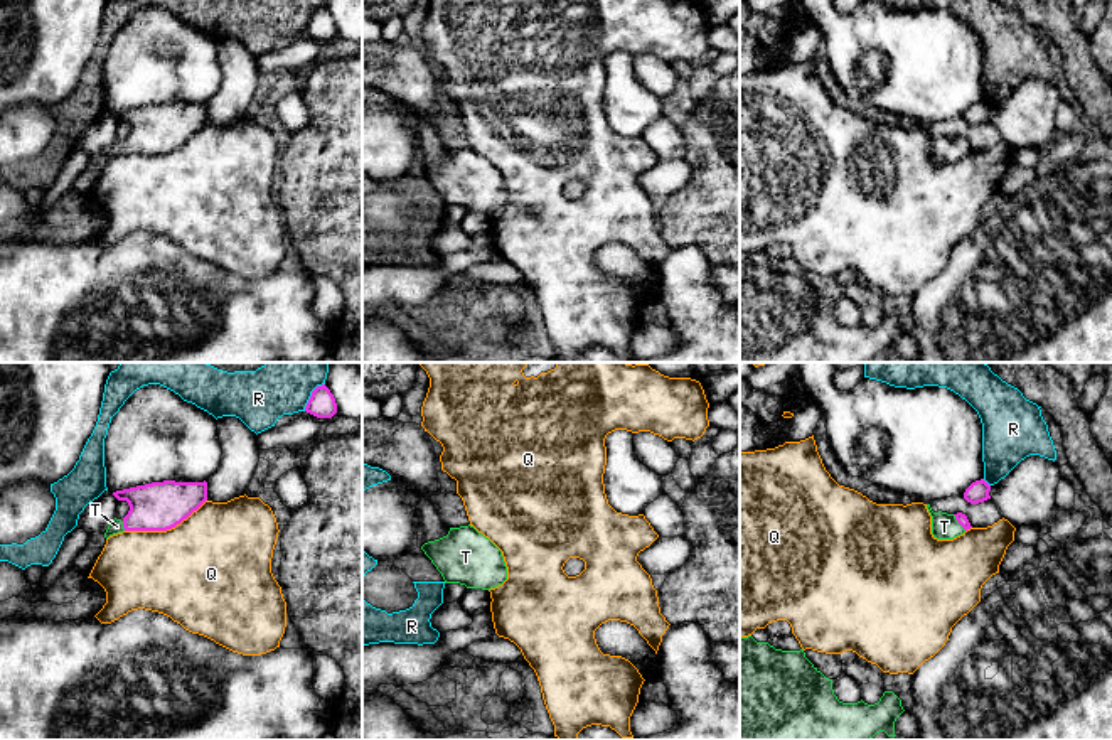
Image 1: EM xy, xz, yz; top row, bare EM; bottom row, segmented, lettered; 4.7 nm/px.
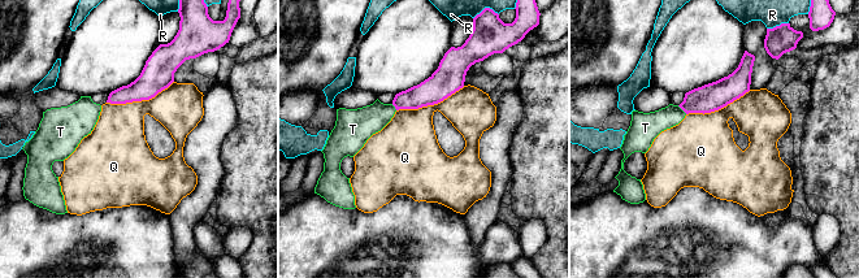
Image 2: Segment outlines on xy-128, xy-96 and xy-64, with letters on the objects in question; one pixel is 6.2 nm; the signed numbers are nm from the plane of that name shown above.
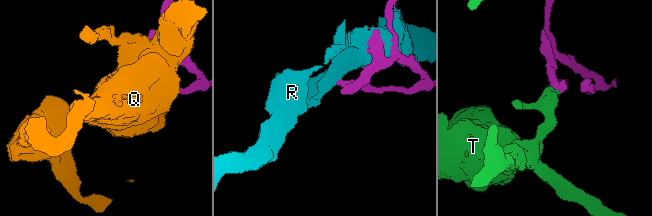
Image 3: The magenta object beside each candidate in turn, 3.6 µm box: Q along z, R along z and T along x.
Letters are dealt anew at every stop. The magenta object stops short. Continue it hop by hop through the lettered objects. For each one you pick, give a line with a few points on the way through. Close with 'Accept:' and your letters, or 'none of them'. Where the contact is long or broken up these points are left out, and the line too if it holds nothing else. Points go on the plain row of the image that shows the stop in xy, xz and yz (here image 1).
T: runs through yz (961, 140), (959, 145), (944, 149)
Accept: T

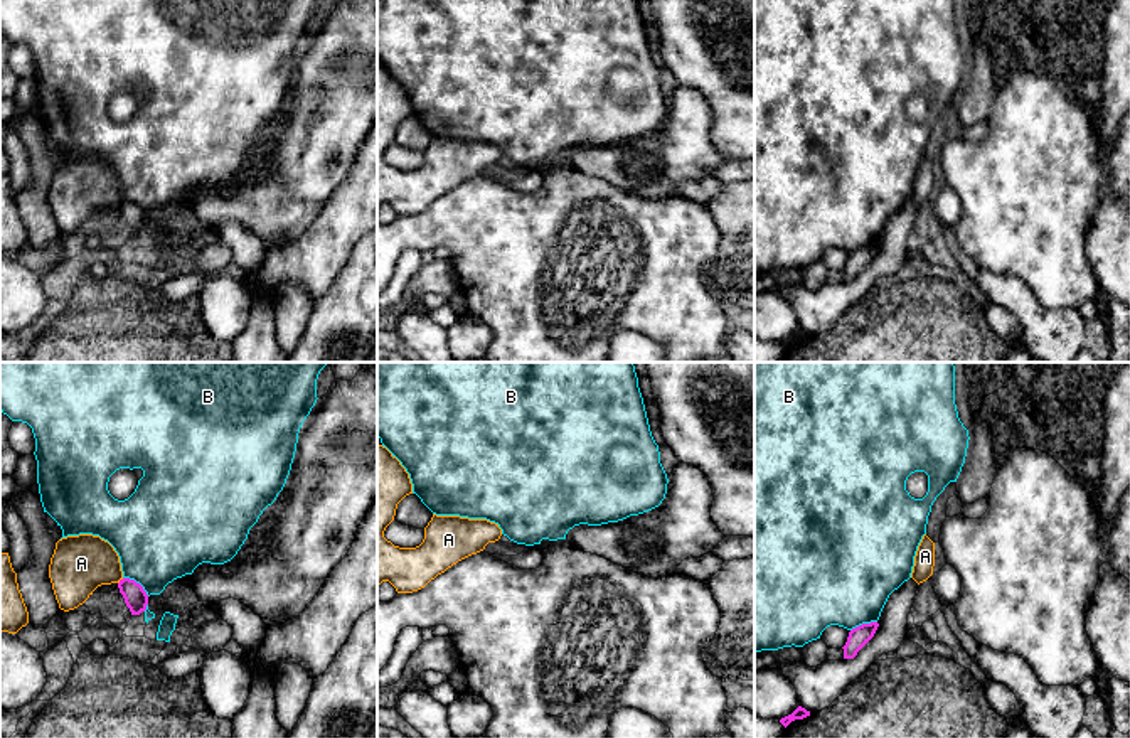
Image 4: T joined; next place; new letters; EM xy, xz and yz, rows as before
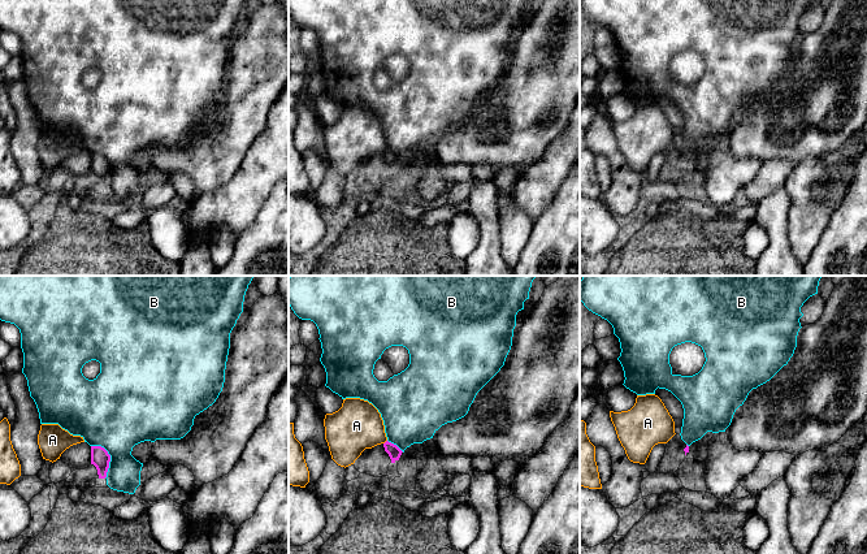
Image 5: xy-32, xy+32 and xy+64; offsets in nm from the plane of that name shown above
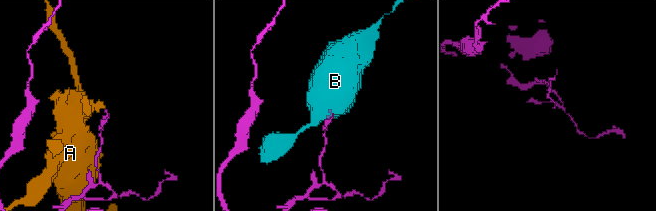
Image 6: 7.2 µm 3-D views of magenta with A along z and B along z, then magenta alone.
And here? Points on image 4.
Accept: none of them

